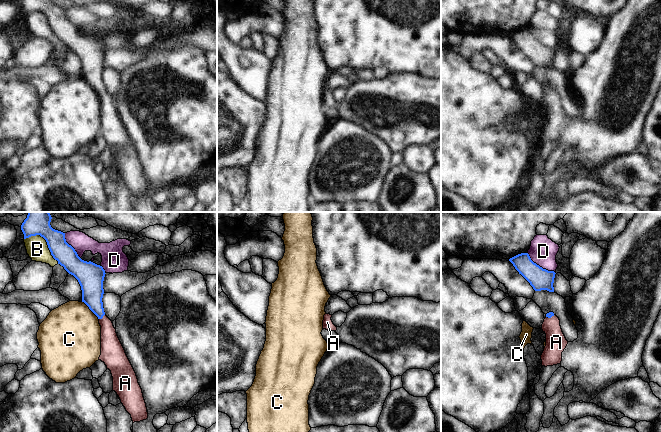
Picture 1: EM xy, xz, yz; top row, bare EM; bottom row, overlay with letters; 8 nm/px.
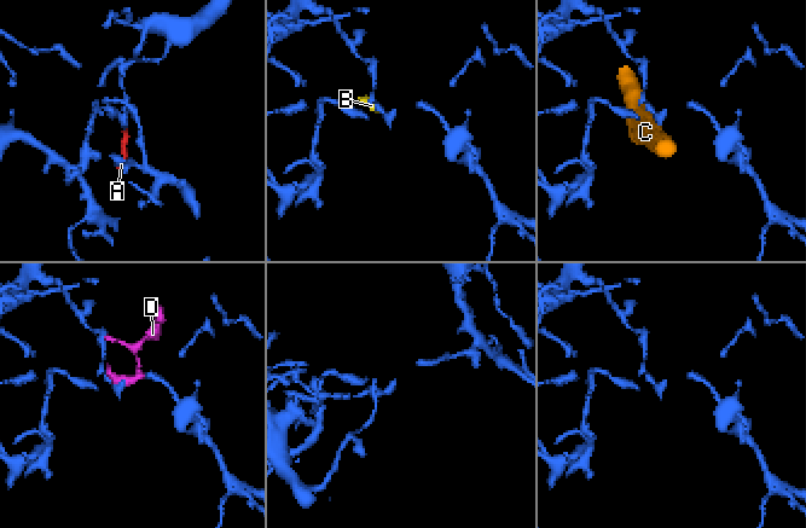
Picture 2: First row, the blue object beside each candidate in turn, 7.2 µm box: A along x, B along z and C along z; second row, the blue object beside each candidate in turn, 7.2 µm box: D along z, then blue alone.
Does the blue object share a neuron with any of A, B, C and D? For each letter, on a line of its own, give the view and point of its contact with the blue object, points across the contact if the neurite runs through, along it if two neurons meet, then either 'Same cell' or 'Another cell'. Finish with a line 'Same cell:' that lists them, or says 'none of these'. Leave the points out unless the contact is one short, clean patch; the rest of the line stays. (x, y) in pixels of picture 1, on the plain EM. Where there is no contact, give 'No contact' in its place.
A: Touches blue at xy (102, 93). Path across: xy (92, 65), (92, 74), (102, 93), (107, 103), (111, 122). Same cell
B: Touches blue at xy (46, 17). Boundary: xy (24, 14), (40, 11), (45, 16), (50, 30), (58, 39). Another cell
C: Touches blue at xy (90, 85). Boundary: xy (81, 77), (98, 95). Another cell
D: Touches blue at yz (539, 42). Another cell
Same cell: A

